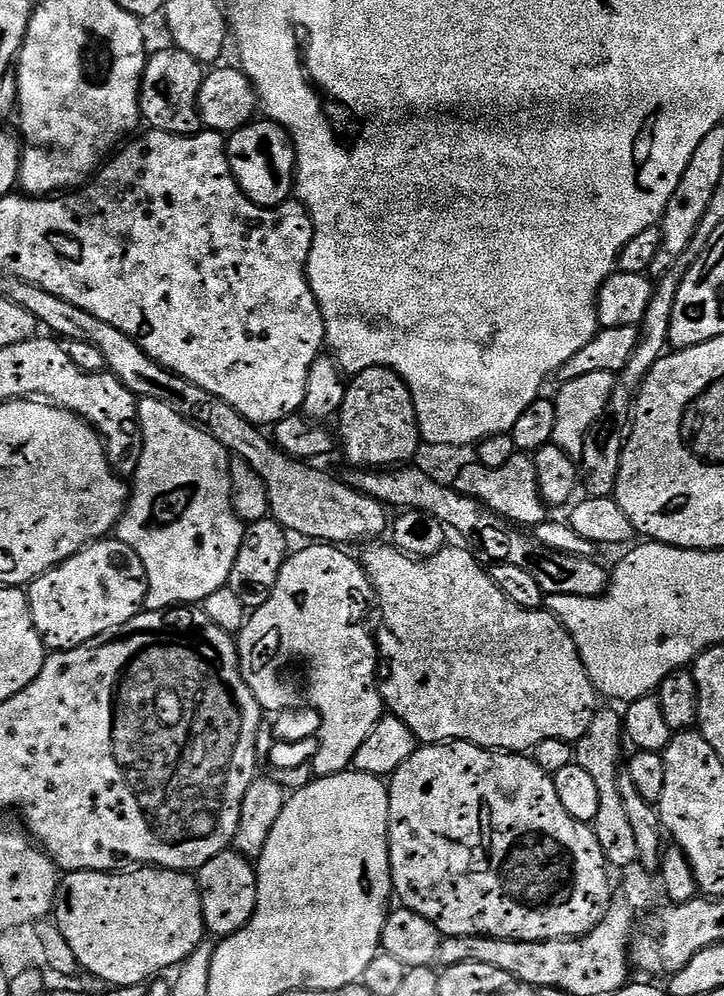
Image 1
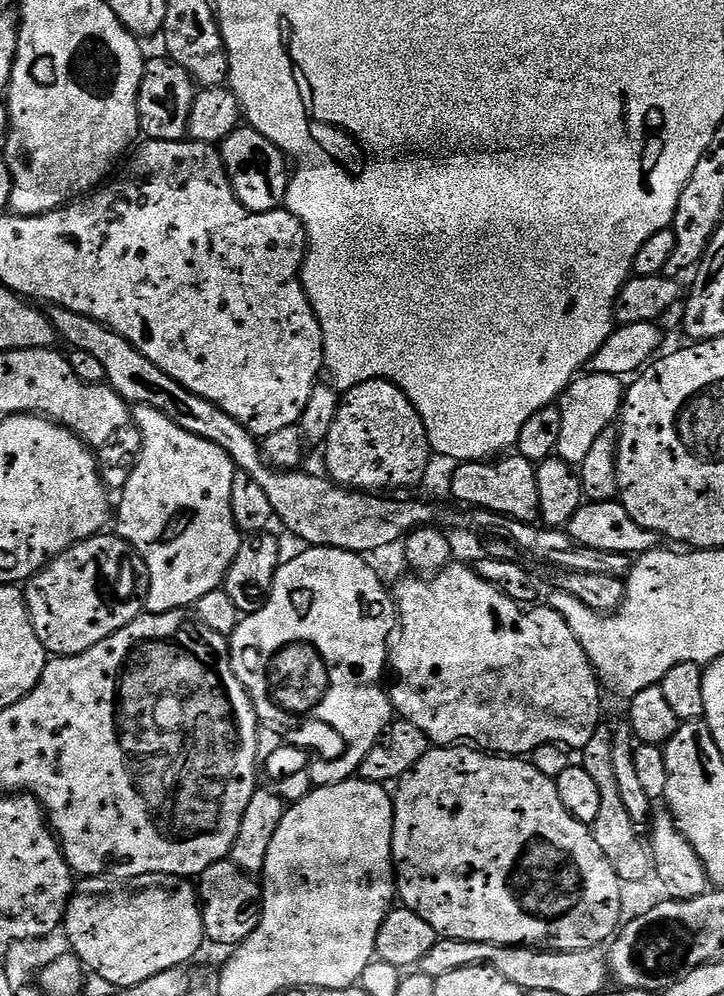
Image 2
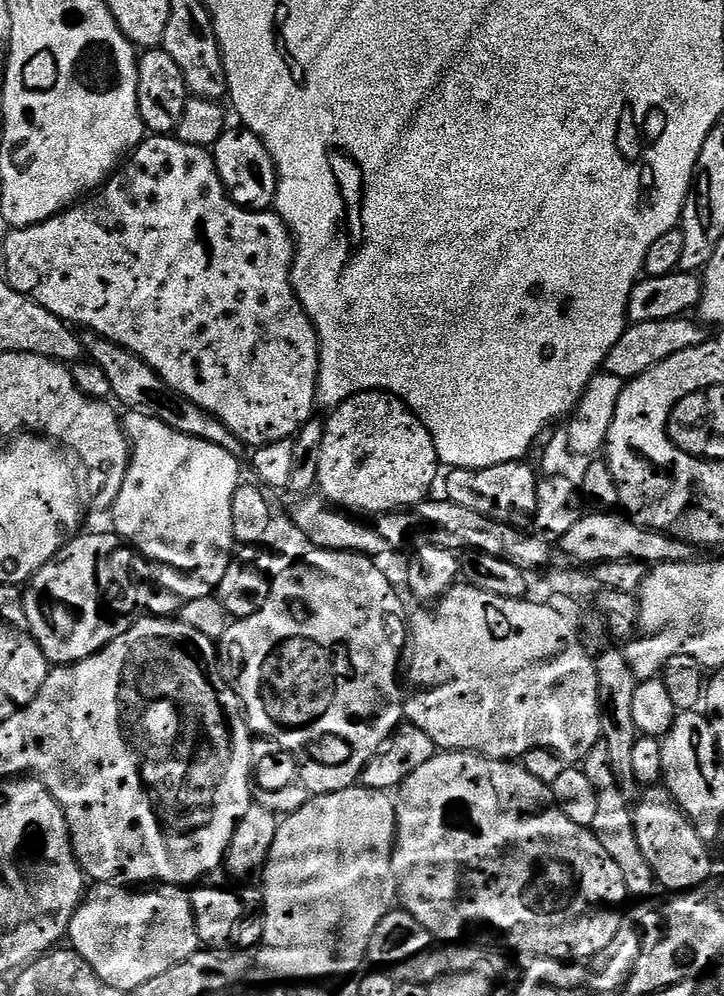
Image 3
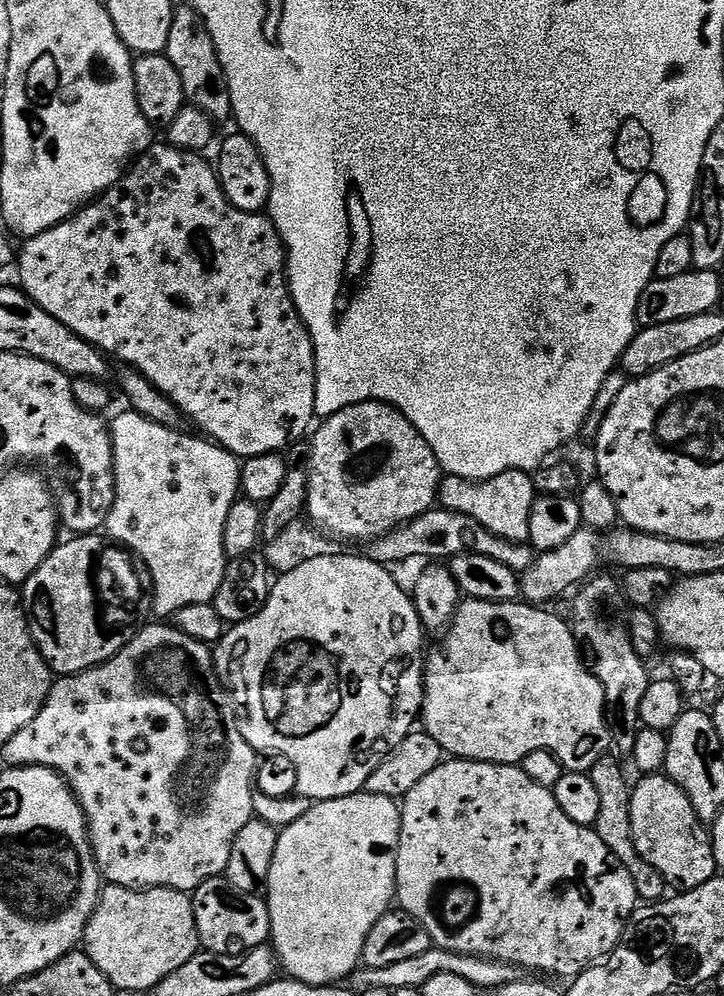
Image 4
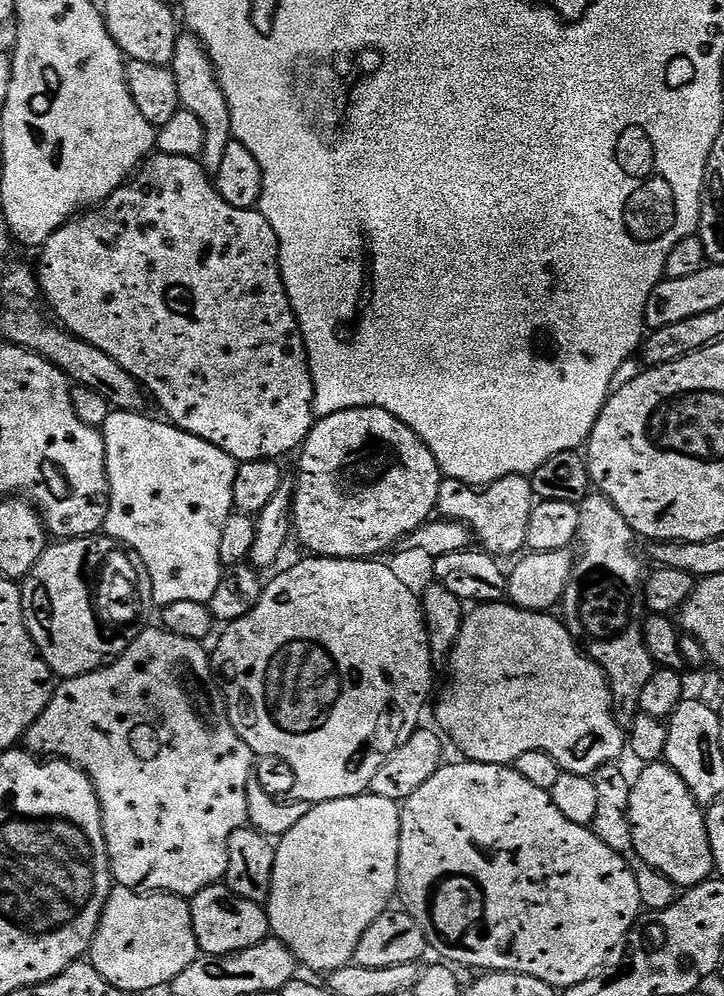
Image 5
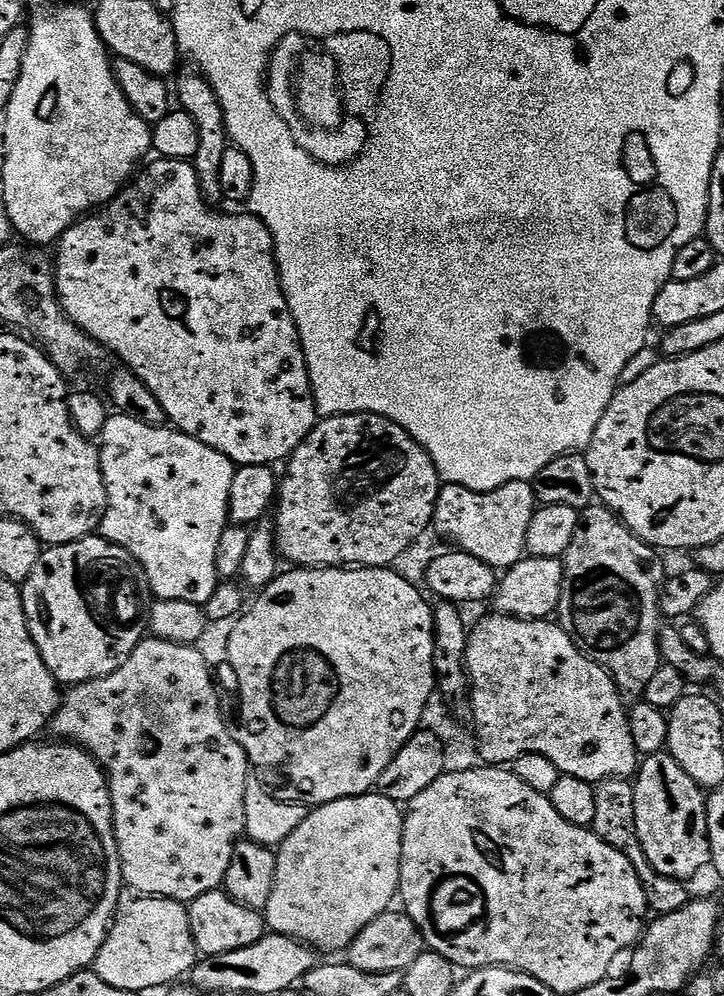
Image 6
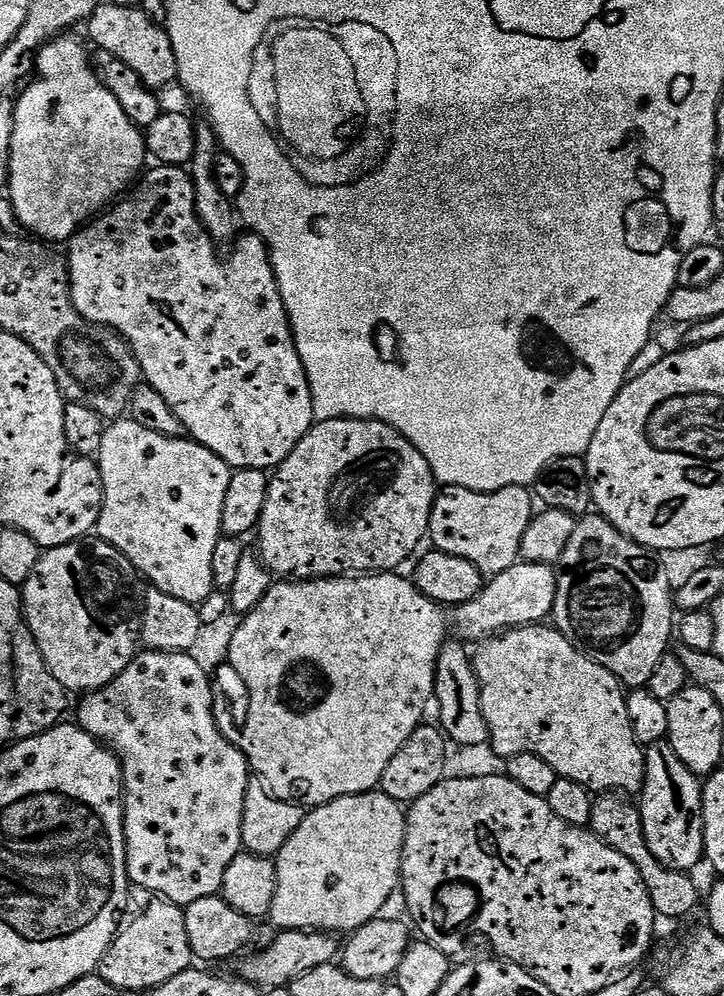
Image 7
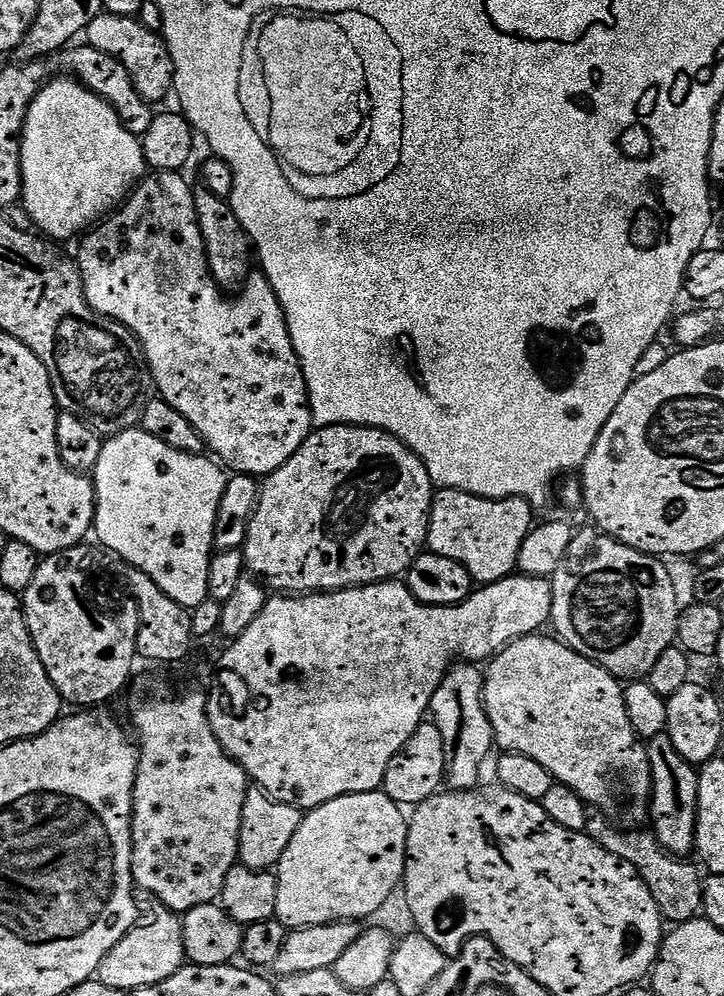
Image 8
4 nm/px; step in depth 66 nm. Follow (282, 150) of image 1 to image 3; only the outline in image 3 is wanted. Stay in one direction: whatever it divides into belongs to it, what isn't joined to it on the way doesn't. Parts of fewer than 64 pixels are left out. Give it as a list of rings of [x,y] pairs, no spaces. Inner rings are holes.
[[[243,126],[229,127],[221,134],[214,145],[216,158],[216,169],[220,171],[220,177],[228,197],[238,205],[239,208],[246,208],[254,212],[263,212],[271,209],[276,202],[276,187],[280,177],[276,175],[276,163],[270,154],[270,150],[251,130]]]

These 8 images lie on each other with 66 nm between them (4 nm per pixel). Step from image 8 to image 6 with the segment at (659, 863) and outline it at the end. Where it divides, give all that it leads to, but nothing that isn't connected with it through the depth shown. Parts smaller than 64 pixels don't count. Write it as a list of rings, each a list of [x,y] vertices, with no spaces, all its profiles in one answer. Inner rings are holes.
[[[612,776],[608,780],[601,780],[599,784],[595,785],[595,790],[592,831],[596,833],[598,838],[602,838],[602,842],[614,846],[614,850],[618,850],[622,854],[626,854],[626,858],[630,858],[630,866],[634,866],[634,870],[642,882],[642,890],[646,890],[648,907],[656,916],[674,914],[674,910],[682,910],[682,906],[686,906],[690,899],[689,885],[683,880],[675,880],[660,874],[647,861],[646,854],[643,853],[642,846],[639,845],[638,834],[635,833],[633,781],[628,778]]]

